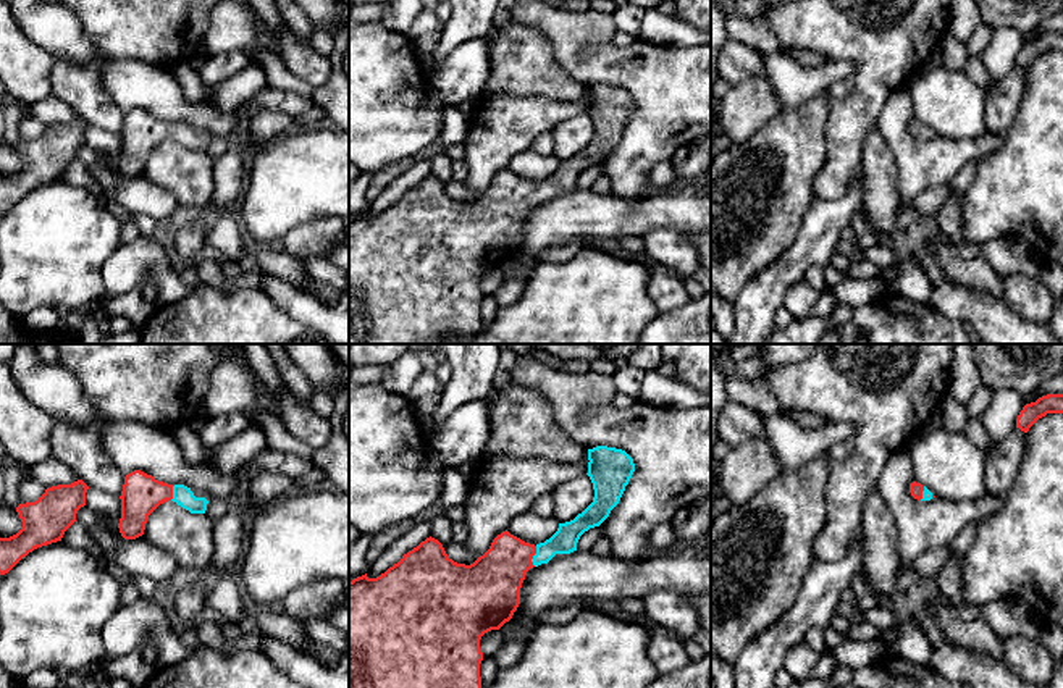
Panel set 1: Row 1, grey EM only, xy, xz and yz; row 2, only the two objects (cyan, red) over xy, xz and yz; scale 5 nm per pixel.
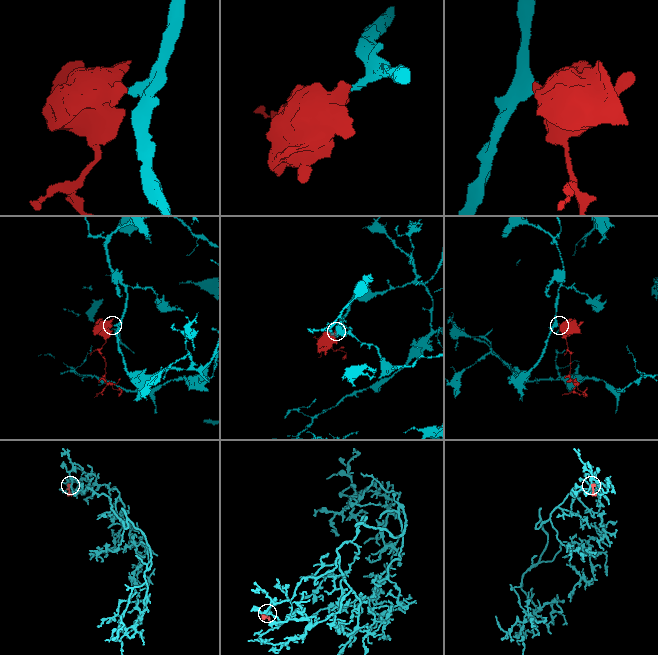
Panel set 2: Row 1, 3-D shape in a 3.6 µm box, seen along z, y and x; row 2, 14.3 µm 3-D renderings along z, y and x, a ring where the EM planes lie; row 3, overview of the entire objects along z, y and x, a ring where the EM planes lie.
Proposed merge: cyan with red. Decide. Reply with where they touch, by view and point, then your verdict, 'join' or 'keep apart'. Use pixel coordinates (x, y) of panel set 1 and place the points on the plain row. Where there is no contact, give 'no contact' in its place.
xz (533, 194) | join

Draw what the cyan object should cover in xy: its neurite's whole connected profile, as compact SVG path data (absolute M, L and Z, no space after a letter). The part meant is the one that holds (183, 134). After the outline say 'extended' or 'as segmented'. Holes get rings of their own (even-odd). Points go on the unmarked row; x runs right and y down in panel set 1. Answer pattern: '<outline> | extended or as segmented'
M141 108L126 113L120 137L118 166L124 178L142 174L149 153L166 139L176 141L191 152L205 152L208 142L205 136L195 136L191 126L158 120Z | extended

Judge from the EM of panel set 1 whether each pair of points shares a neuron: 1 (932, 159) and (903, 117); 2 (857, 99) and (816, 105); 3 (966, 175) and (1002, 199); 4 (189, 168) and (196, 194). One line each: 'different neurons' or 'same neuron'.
1: same neuron
2: different neurons
3: different neurons
4: same neuron

